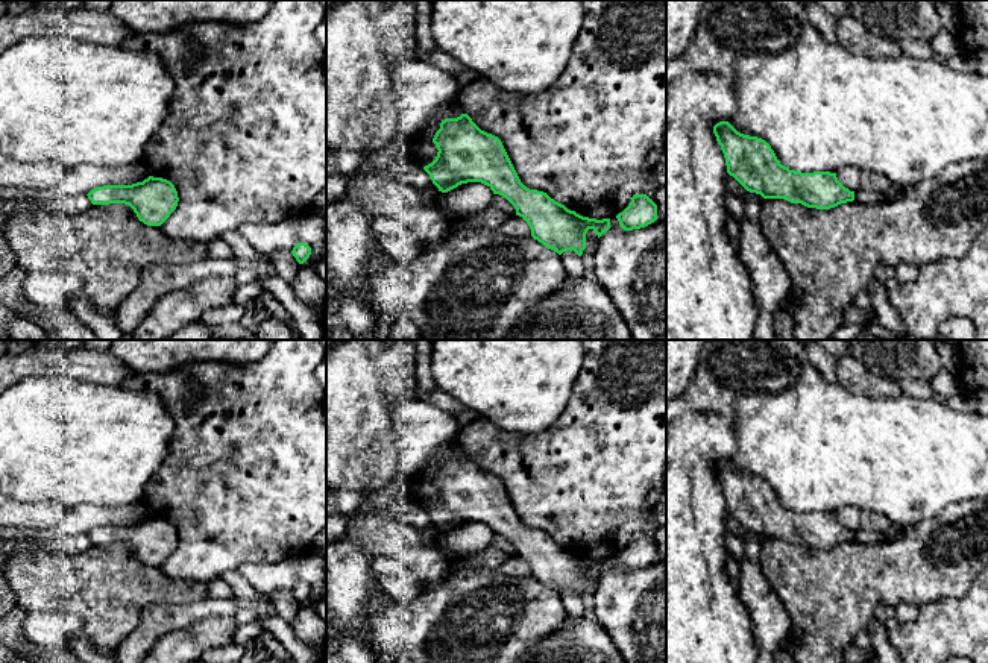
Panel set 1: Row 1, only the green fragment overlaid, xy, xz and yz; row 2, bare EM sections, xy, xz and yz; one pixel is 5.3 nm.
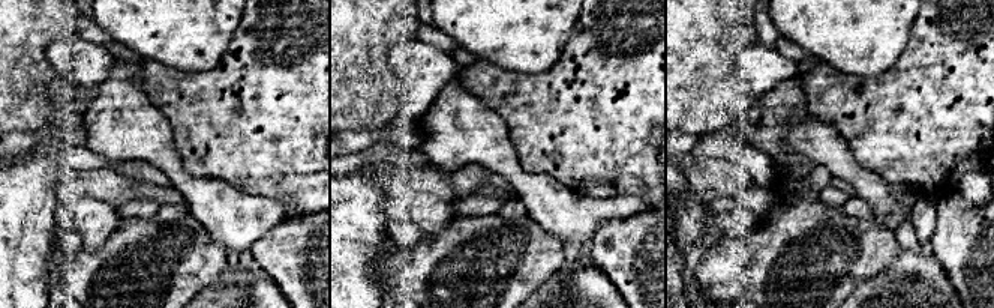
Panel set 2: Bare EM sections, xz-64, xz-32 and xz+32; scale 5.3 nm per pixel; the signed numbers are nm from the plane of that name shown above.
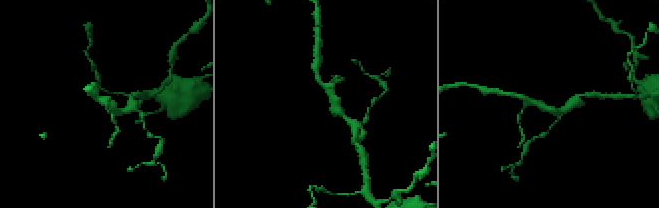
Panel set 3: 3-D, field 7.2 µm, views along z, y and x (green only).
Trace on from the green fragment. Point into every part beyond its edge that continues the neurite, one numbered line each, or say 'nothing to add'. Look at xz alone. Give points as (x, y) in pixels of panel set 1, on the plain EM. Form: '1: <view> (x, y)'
nothing to add

